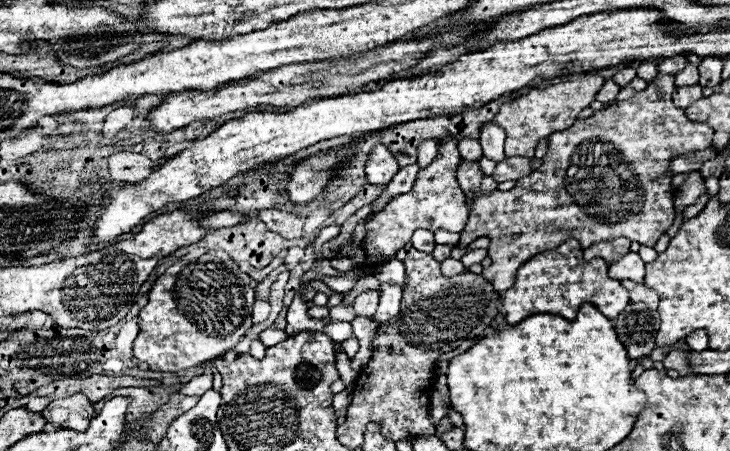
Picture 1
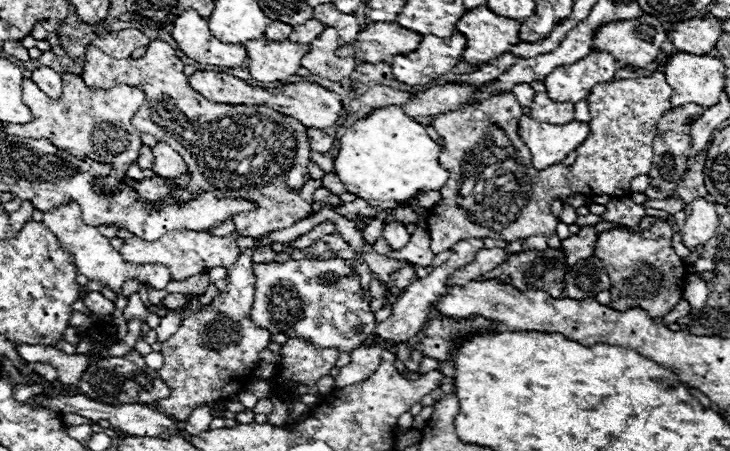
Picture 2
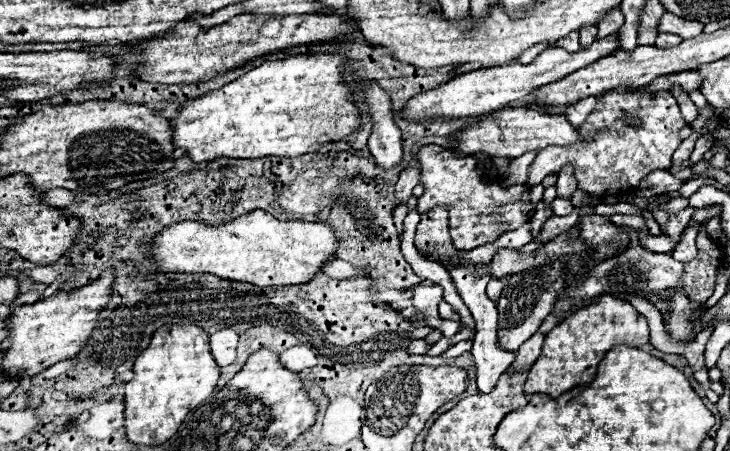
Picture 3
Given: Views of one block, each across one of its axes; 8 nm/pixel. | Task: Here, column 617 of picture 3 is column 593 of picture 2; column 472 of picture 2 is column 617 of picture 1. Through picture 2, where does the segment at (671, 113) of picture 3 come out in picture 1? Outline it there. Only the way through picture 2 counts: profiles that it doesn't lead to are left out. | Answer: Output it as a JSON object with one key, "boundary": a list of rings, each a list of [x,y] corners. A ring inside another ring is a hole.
{"boundary":[[[658,74],[656,80],[648,82],[646,90],[638,92],[638,94],[632,96],[630,100],[606,104],[602,110],[594,112],[590,118],[586,118],[586,120],[578,120],[572,128],[548,136],[548,146],[550,146],[550,148],[548,148],[548,154],[544,156],[544,164],[542,164],[538,170],[534,170],[530,176],[520,178],[520,180],[516,182],[516,186],[514,186],[512,190],[508,190],[508,192],[494,190],[494,192],[484,194],[484,192],[480,190],[480,182],[482,182],[482,178],[484,178],[484,172],[480,170],[478,160],[462,160],[462,162],[458,164],[456,178],[458,178],[458,182],[460,182],[462,190],[464,190],[464,194],[474,194],[474,200],[472,200],[470,220],[468,220],[466,228],[460,232],[460,240],[458,240],[456,246],[466,246],[468,242],[472,242],[474,238],[484,236],[484,234],[490,236],[490,240],[492,240],[492,244],[490,244],[492,266],[486,268],[482,274],[484,274],[484,278],[486,278],[488,282],[494,284],[496,292],[504,294],[508,288],[512,288],[512,284],[514,284],[514,276],[516,276],[516,270],[518,270],[524,262],[528,262],[528,260],[534,258],[536,254],[542,254],[544,250],[554,250],[554,248],[558,248],[558,246],[564,244],[568,238],[578,240],[582,248],[588,248],[588,246],[592,246],[592,244],[596,244],[596,242],[614,240],[614,238],[620,238],[620,236],[624,236],[624,238],[628,238],[628,240],[636,240],[638,244],[644,244],[644,246],[654,246],[656,240],[664,234],[664,230],[670,228],[670,224],[674,222],[674,216],[672,216],[672,214],[674,214],[674,190],[672,190],[672,174],[670,174],[670,170],[668,170],[670,160],[676,158],[676,156],[682,156],[682,154],[686,154],[686,152],[696,152],[696,150],[710,148],[710,146],[712,146],[712,134],[714,134],[712,128],[710,128],[708,124],[690,122],[690,120],[684,116],[684,110],[680,110],[680,108],[674,106],[674,102],[672,102],[672,90],[674,90],[674,88],[676,88],[676,86],[674,86],[674,76],[672,76],[672,74]]]}

